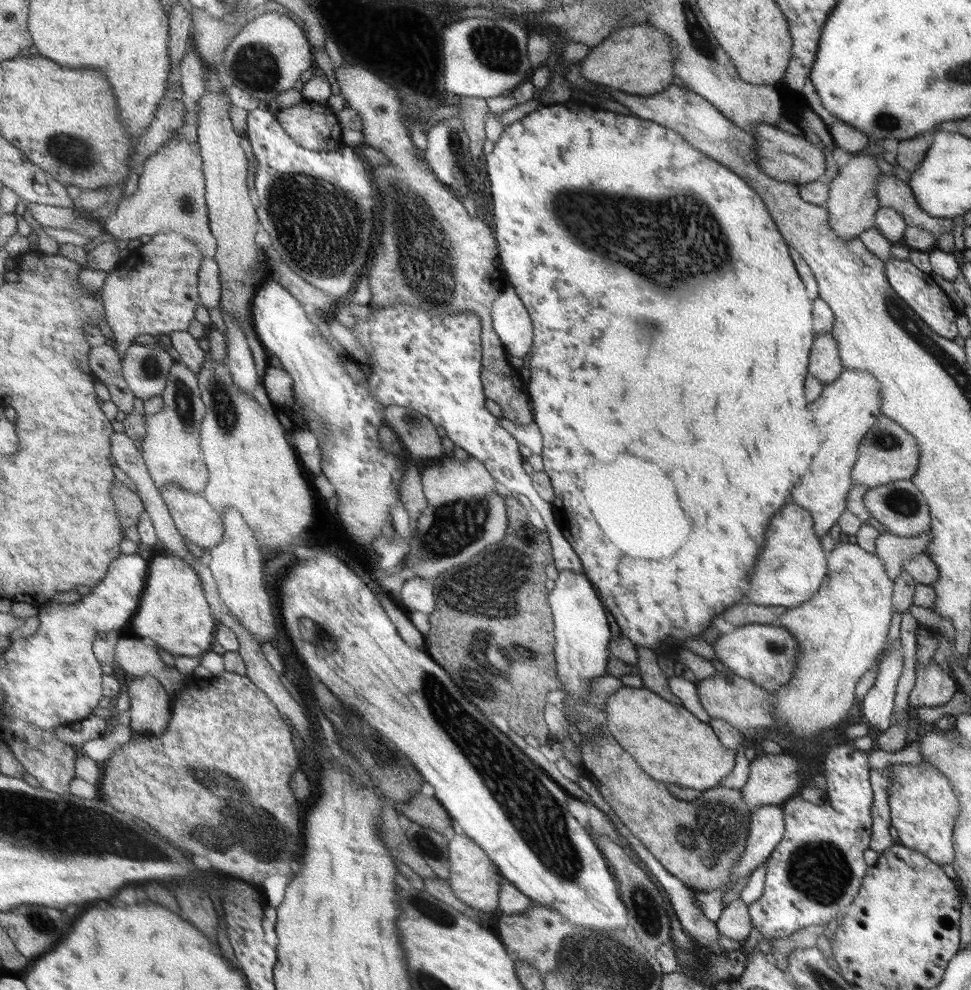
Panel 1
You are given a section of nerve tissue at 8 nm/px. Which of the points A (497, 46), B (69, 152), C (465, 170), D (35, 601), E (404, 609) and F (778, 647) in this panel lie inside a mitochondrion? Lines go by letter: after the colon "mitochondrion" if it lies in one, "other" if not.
A: mitochondrion
B: mitochondrion
C: mitochondrion
D: other
E: other
F: mitochondrion

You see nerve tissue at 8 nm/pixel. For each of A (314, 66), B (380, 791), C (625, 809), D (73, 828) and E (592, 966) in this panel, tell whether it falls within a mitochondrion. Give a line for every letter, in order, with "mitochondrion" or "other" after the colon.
A: other
B: other
C: other
D: mitochondrion
E: mitochondrion

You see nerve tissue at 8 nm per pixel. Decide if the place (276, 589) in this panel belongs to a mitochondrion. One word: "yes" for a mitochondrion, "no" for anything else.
no

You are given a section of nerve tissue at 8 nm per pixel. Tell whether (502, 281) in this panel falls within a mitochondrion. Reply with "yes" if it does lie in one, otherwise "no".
no

